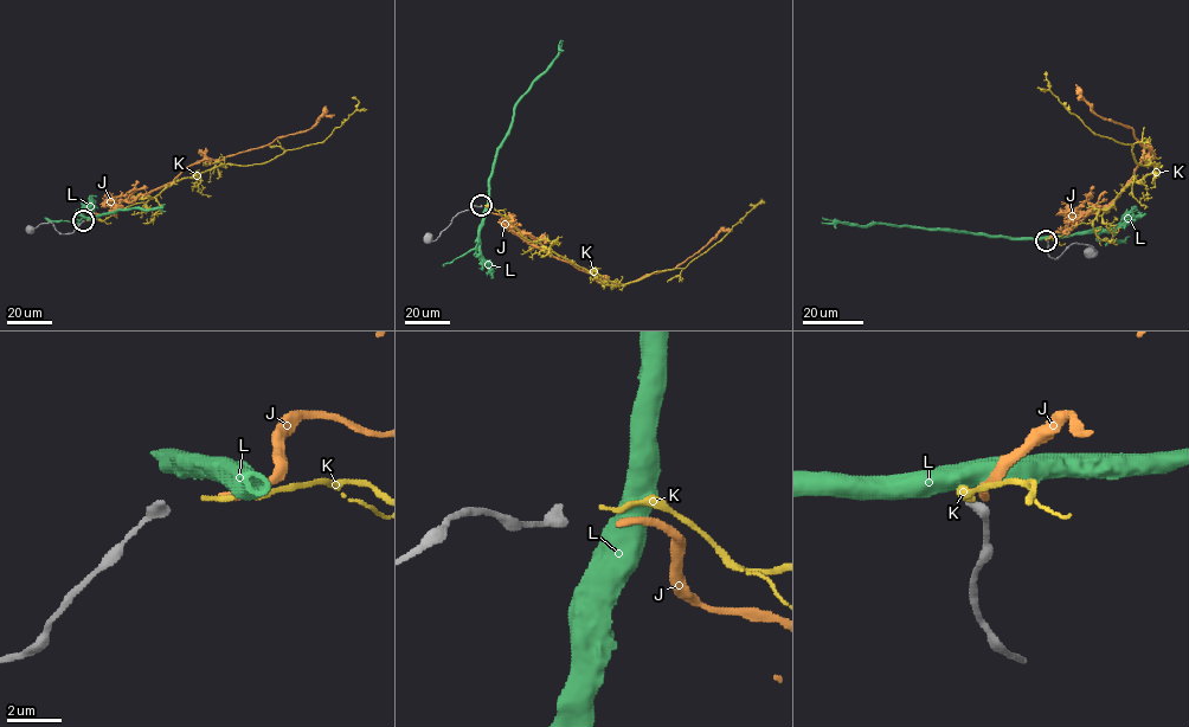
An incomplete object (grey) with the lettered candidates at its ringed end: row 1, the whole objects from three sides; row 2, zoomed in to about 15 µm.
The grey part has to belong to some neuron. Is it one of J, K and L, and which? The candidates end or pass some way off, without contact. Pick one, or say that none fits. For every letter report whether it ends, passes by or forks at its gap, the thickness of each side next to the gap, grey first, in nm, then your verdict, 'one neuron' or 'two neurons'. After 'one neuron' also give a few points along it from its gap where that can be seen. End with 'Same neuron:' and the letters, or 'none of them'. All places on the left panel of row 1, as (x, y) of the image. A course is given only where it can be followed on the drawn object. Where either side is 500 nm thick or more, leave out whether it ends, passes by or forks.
J: it ends | 440/280 nm | two neurons
K: it ends | 440/180 nm | two neurons
L: 440/700 nm | two neurons
Same neuron: none of them

